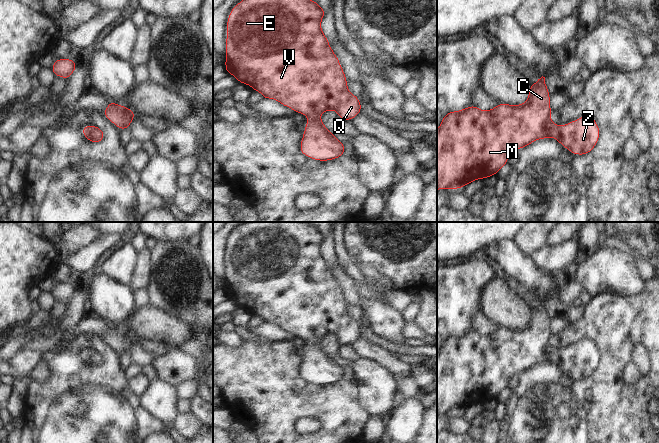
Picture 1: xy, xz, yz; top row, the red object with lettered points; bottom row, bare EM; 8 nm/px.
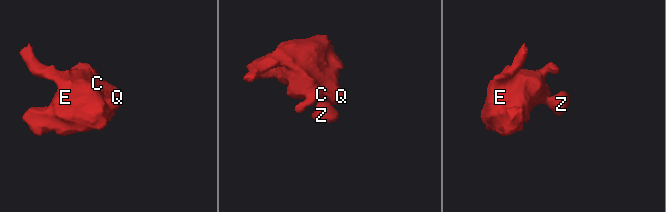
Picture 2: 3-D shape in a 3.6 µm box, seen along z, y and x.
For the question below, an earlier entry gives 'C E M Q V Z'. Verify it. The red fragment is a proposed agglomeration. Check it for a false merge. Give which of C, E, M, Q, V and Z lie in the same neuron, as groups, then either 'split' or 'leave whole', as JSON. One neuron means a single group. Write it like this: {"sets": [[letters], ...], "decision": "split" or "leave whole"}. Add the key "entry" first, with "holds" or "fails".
{"entry": "holds", "sets": [["C", "E", "M", "Q", "V", "Z"]], "decision": "leave whole"}

